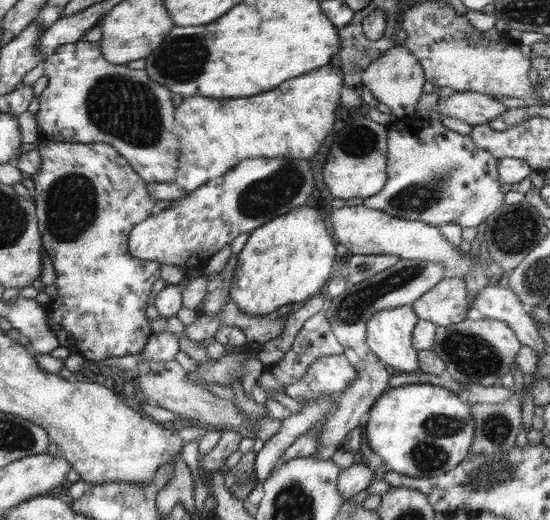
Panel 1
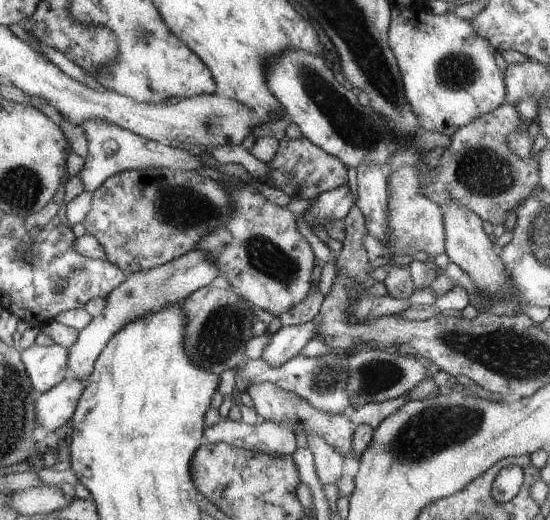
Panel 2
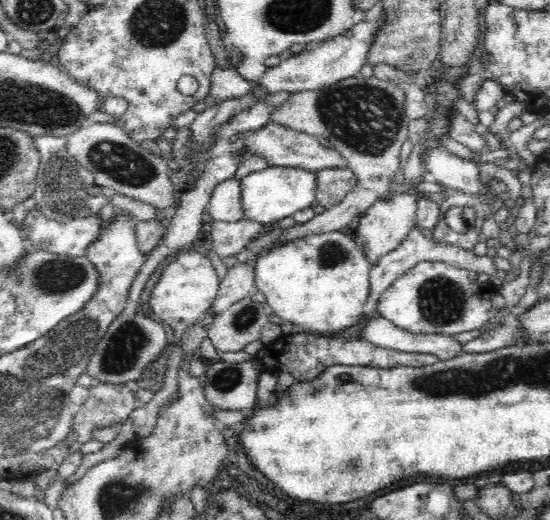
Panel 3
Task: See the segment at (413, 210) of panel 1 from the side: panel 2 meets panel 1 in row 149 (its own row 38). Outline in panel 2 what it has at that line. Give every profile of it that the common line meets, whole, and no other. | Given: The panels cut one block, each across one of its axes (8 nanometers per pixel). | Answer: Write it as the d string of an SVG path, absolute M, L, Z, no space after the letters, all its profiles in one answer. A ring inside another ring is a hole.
M422 1L409 6L394 4L387 41L399 64L408 104L416 112L423 129L451 137L458 129L462 129L470 122L476 121L476 118L495 111L504 104L504 98L507 98L507 86L504 86L502 72L494 60L496 48L492 48L490 42L486 42L476 34L476 30L472 30L470 20L462 19L454 12L441 15L430 14Z

